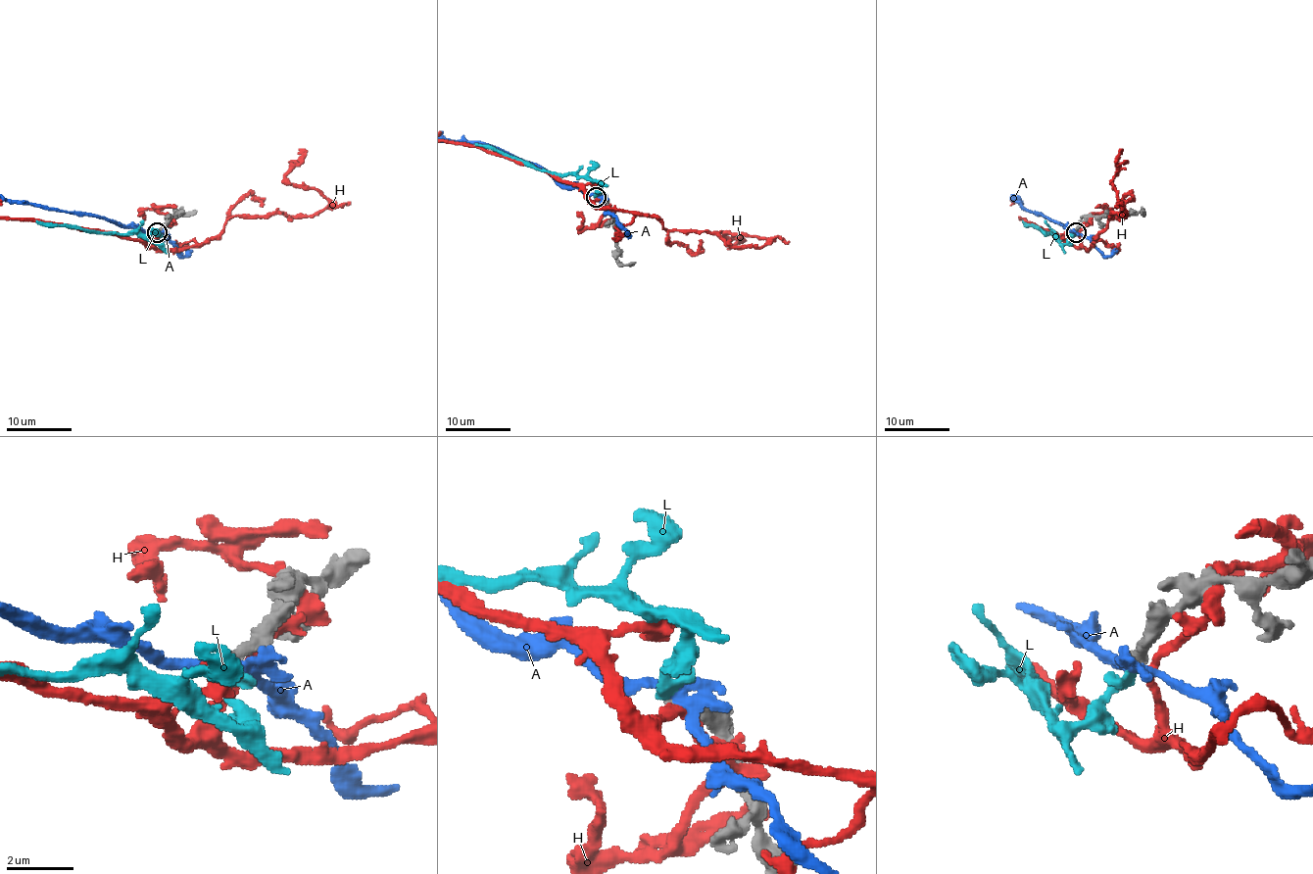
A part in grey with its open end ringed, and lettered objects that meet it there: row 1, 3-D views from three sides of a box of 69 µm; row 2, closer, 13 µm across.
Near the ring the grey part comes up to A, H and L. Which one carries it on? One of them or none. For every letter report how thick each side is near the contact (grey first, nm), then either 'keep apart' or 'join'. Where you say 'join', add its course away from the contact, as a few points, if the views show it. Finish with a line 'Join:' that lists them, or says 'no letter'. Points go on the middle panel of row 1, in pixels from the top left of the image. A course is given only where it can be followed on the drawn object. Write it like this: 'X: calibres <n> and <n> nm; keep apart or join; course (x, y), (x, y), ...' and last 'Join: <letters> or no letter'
A: calibres 360 and 300 nm; keep apart
H: calibres 360 and 280 nm; keep apart
L: calibres 360 and 280 nm; join; course (597, 198), (597, 183), (574, 174), (551, 174), (474, 144)
Join: L

